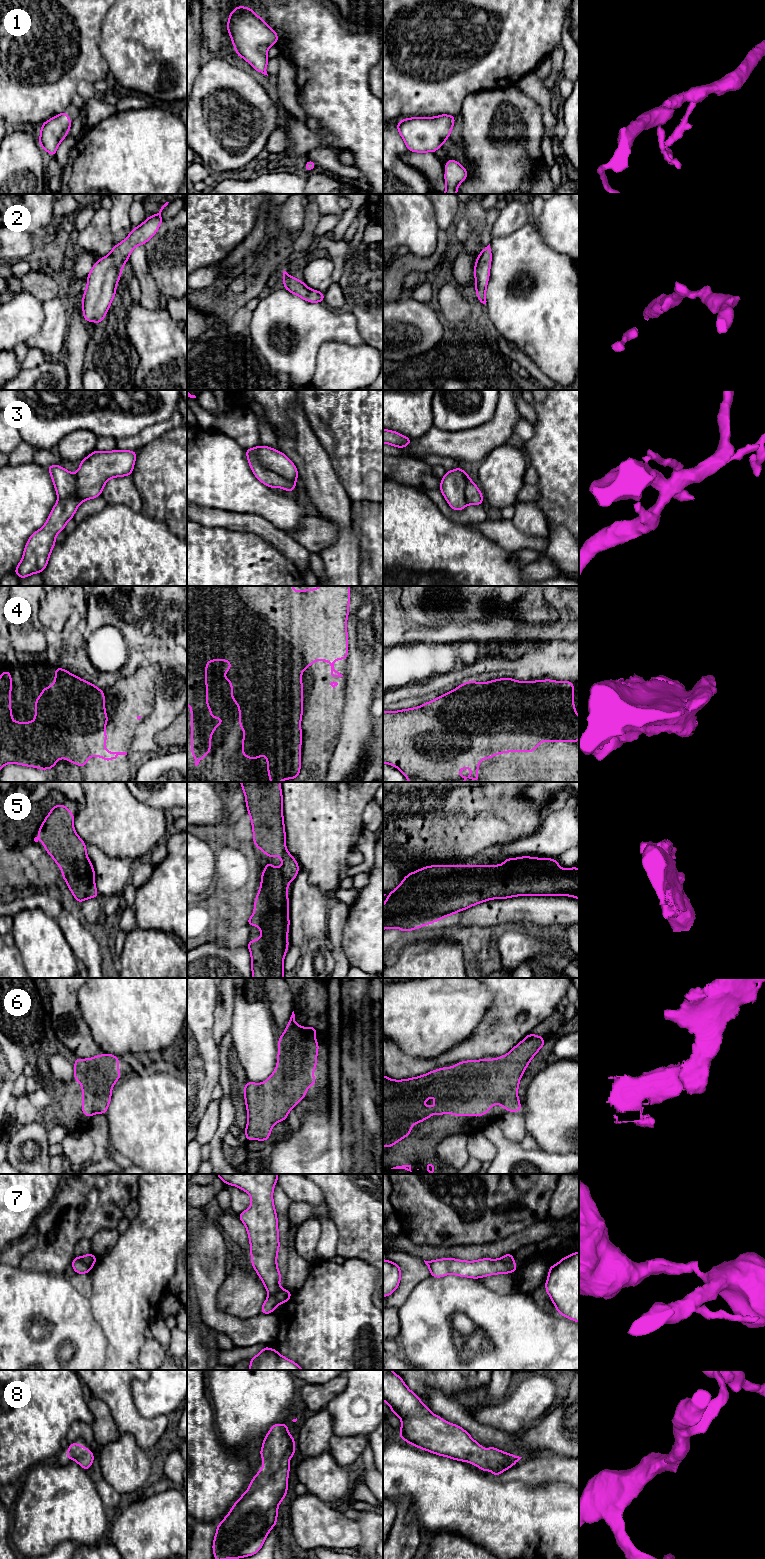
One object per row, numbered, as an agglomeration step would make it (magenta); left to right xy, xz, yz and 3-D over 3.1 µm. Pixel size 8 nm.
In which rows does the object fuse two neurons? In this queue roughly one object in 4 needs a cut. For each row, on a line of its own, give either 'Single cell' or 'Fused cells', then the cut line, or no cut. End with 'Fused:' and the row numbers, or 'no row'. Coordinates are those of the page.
1: Single cell. No split
2: Single cell. No split
3: Fused cells. Split along xz (256, 447), (256, 457), (265, 467), (294, 482)
4: Single cell. No split
5: Single cell. No split
6: Single cell. No split
7: Fused cells. Split along xy (74, 1256), (91, 1267)
8: Single cell. No split
Fused: 3, 7

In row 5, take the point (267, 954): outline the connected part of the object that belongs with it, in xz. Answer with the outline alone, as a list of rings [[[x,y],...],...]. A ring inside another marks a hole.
[[[240,782],[245,794],[247,813],[251,817],[254,846],[263,851],[267,857],[280,856],[282,867],[275,869],[273,863],[264,864],[261,885],[254,902],[253,915],[245,921],[251,928],[258,925],[261,938],[249,939],[247,947],[251,953],[252,978],[283,978],[283,963],[289,948],[289,900],[288,883],[299,873],[299,864],[286,848],[286,833],[283,818],[283,796],[281,782]]]

